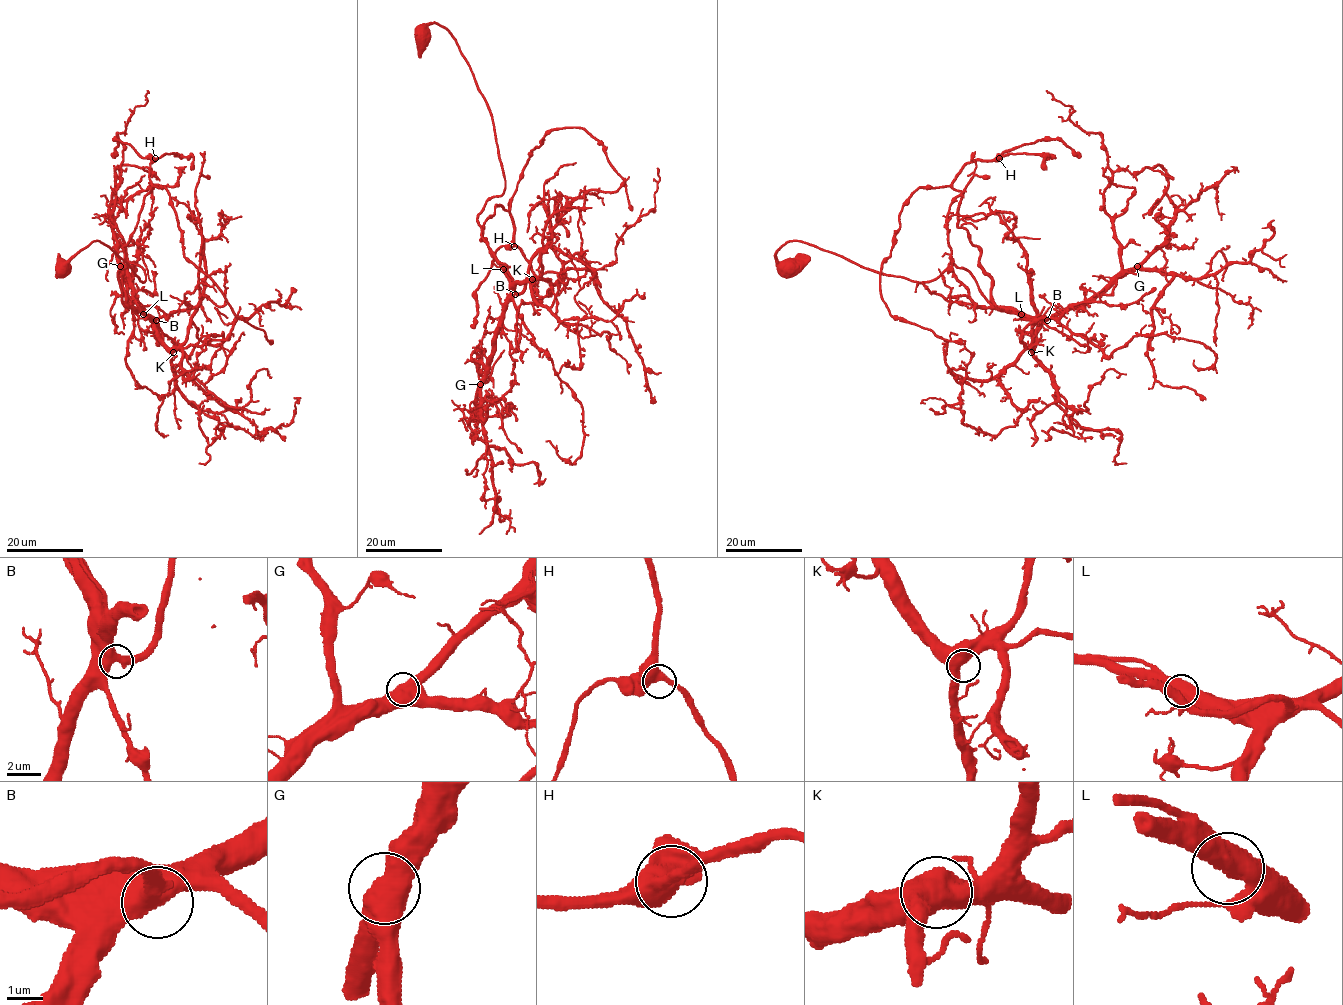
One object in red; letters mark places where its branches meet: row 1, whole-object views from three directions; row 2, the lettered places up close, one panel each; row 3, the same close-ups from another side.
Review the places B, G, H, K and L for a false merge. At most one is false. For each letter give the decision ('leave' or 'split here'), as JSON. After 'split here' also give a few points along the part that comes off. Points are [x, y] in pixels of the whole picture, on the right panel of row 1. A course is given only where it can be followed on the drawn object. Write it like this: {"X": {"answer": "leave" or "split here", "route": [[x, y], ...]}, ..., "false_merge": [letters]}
{"B": {"answer": "leave"}, "G": {"answer": "leave"}, "H": {"answer": "leave"}, "K": {"answer": "leave"}, "L": {"answer": "leave"}, "false_merge": []}

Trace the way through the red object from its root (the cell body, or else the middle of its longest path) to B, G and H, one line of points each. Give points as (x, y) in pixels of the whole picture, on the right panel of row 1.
B: (788, 266), (776, 257), (788, 241), (919, 282), (936, 279), (953, 263), (992, 304), (1047, 320)
G: (788, 266), (776, 257), (788, 241), (919, 282), (953, 263), (992, 304), (1026, 317), (1078, 308), (1137, 266)
H: (788, 266), (776, 257), (788, 241), (919, 282), (953, 263), (993, 304), (952, 180), (999, 158)

